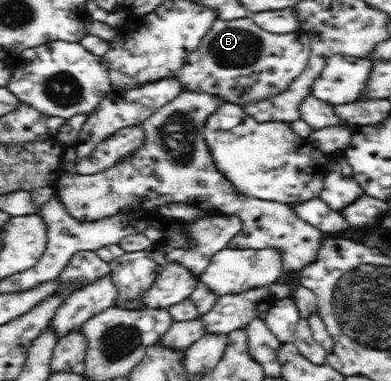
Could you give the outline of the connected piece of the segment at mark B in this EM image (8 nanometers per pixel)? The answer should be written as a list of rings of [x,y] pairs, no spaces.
[[[252,17],[235,20],[217,19],[207,34],[201,39],[199,46],[184,58],[183,67],[175,72],[174,78],[183,85],[183,90],[217,95],[225,102],[243,106],[247,102],[261,102],[269,96],[277,96],[289,88],[289,84],[301,76],[307,68],[307,60],[311,52],[310,38],[302,31],[290,33],[272,33],[263,30],[253,22]]]

